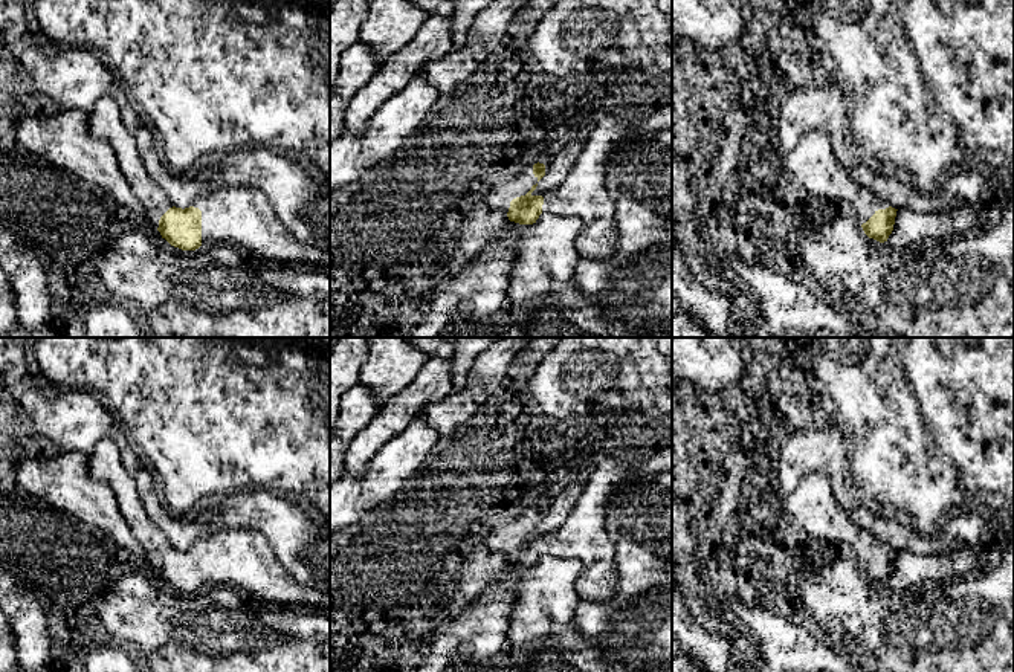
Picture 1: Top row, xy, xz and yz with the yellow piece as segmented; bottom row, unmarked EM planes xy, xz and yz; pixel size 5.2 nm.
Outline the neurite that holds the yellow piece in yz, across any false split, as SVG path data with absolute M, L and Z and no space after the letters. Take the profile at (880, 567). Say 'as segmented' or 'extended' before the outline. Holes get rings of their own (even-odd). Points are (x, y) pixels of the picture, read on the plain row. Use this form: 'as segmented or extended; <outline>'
extended; M823 470L805 475L783 504L786 513L794 516L808 535L843 547L869 580L887 583L898 551L849 519L840 509L831 480Z

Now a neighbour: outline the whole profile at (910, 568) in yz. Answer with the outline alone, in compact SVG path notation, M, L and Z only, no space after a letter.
M961 547L939 554L898 551L893 573L887 583L893 590L910 590L918 583L947 580L967 576L977 567L979 550Z

